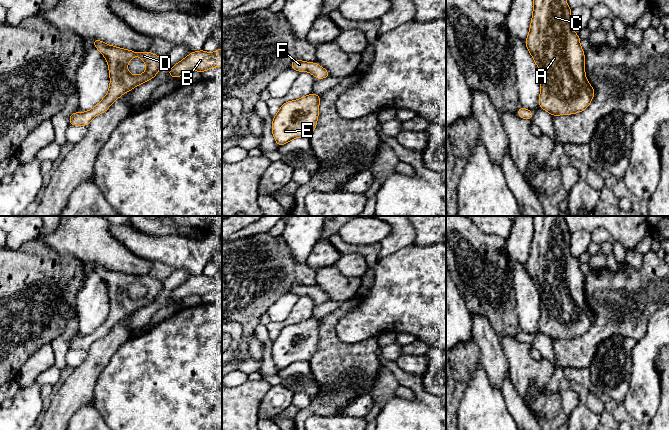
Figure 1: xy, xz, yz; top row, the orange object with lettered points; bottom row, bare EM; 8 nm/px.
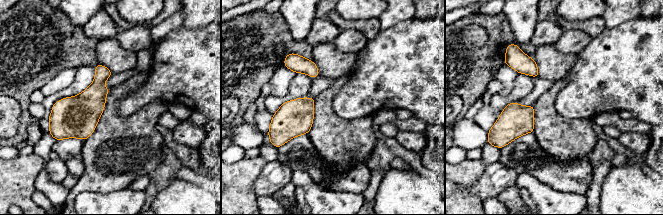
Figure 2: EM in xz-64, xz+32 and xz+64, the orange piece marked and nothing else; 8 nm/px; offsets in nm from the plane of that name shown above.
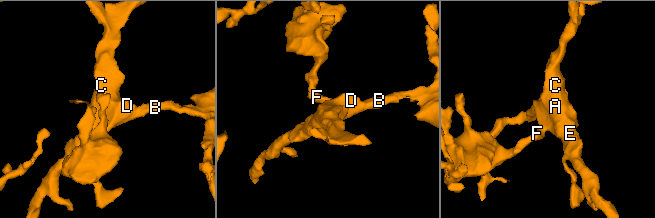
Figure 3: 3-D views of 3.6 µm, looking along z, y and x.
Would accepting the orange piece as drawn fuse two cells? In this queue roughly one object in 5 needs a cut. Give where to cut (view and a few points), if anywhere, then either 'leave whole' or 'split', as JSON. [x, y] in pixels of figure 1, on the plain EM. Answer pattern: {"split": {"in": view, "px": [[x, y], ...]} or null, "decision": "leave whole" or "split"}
{"split": null, "decision": "leave whole"}

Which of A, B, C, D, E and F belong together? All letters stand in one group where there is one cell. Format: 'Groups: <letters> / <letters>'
Groups: A B C D E F

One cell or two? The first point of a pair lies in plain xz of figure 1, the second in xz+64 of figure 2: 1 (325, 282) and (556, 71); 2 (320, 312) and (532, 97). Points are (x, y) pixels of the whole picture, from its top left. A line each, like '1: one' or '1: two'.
1: one
2: one

